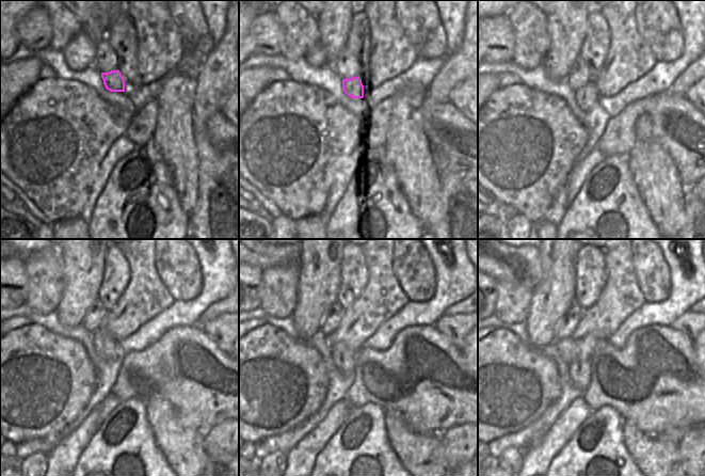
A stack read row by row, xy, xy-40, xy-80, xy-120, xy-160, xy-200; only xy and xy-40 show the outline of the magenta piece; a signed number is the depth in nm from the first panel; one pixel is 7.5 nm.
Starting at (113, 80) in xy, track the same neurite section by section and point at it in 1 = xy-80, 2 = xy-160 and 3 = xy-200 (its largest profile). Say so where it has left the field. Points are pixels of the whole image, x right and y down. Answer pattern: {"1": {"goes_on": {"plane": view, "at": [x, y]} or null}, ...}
{"1": {"goes_on": {"plane": "xy-80", "at": [586, 97]}}, "2": {"goes_on": {"plane": "xy-160", "at": [343, 358]}}, "3": {"goes_on": {"plane": "xy-200", "at": [579, 370]}}}

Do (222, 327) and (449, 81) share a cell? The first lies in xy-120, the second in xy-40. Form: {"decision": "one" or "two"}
{"decision": "two"}

